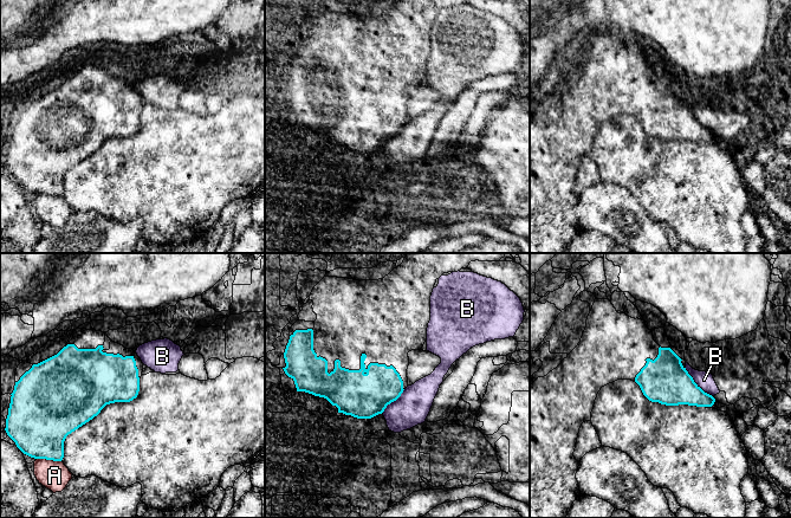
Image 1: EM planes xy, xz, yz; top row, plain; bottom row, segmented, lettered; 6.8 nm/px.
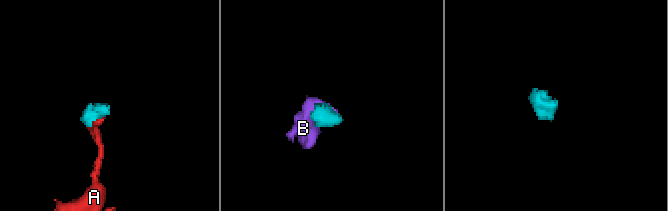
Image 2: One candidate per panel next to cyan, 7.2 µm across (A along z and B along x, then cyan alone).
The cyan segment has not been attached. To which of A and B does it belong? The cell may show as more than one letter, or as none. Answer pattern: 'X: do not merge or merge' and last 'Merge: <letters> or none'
A: do not merge
B: do not merge
Merge: none

